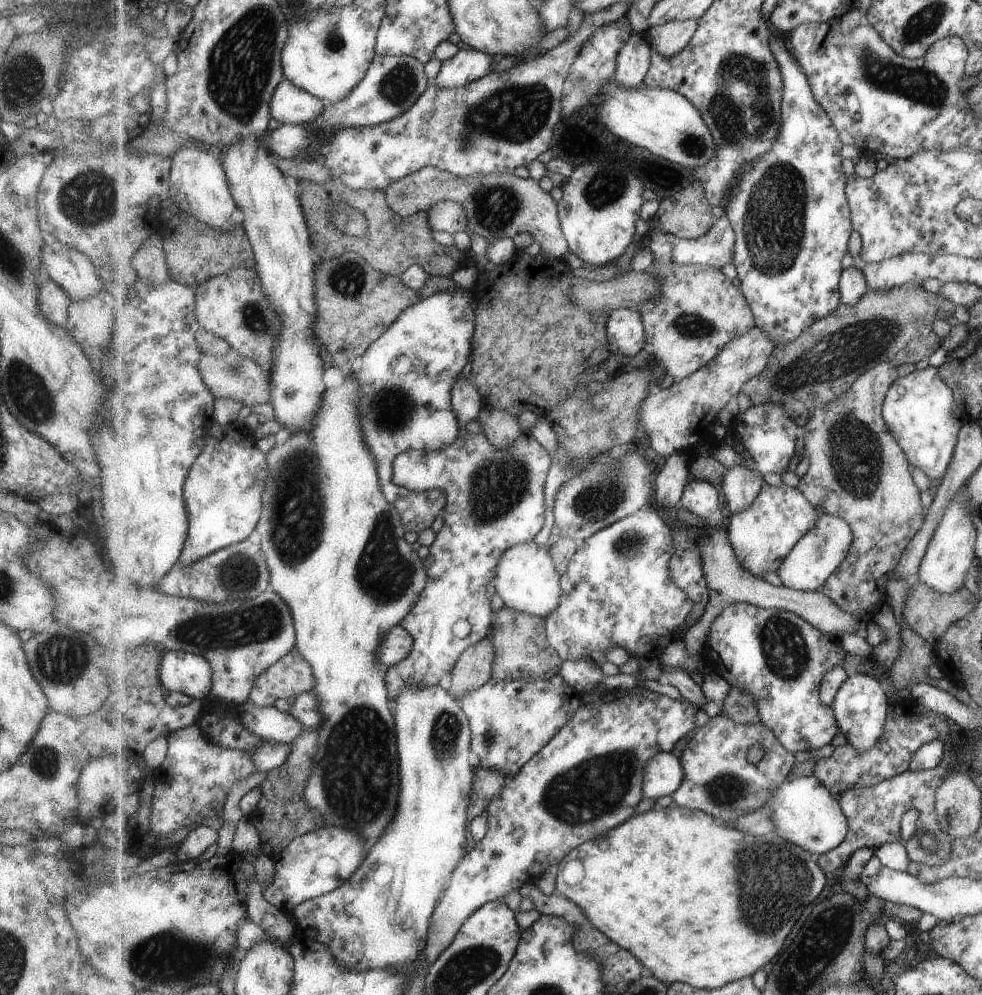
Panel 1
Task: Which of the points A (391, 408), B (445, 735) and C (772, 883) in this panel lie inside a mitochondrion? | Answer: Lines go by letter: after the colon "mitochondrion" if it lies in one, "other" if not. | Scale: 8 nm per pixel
A: mitochondrion
B: mitochondrion
C: mitochondrion

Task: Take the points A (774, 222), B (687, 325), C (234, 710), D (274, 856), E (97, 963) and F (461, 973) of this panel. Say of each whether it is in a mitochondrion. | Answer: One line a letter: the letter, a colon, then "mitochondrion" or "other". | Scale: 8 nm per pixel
A: mitochondrion
B: mitochondrion
C: other
D: other
E: other
F: mitochondrion

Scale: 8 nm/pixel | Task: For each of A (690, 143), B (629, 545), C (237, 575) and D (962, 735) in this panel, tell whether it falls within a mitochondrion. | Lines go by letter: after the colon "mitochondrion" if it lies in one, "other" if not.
A: mitochondrion
B: mitochondrion
C: mitochondrion
D: other

